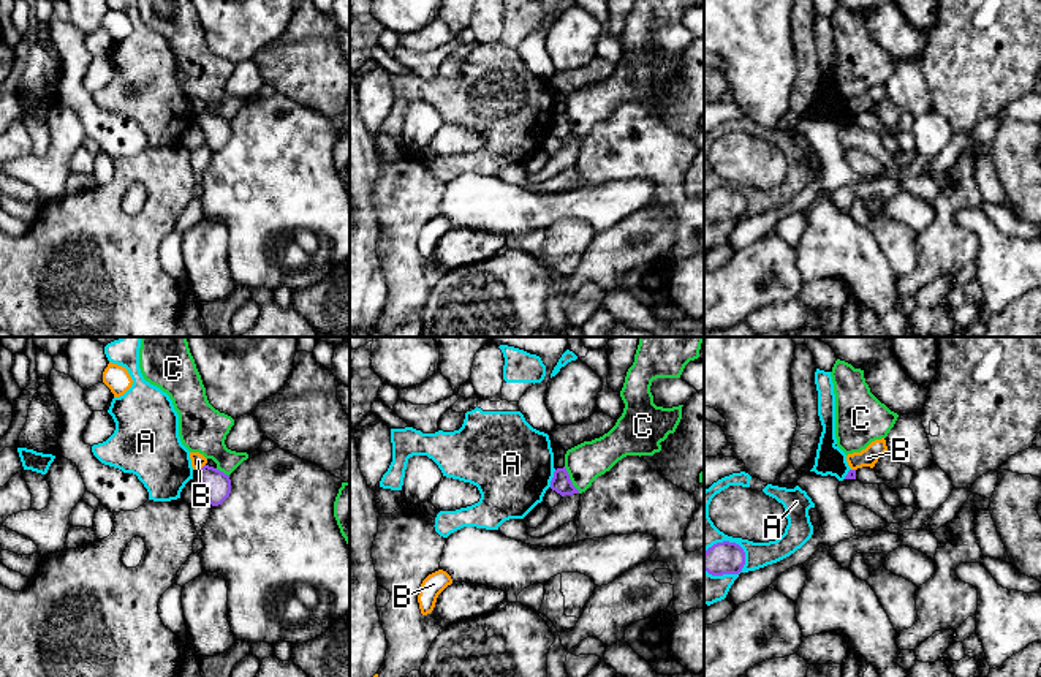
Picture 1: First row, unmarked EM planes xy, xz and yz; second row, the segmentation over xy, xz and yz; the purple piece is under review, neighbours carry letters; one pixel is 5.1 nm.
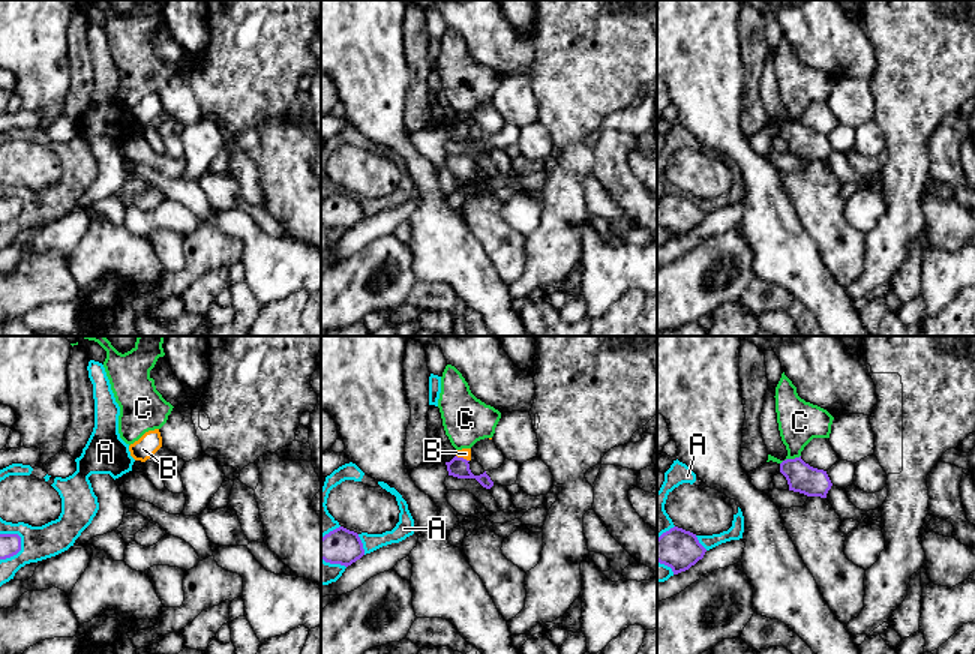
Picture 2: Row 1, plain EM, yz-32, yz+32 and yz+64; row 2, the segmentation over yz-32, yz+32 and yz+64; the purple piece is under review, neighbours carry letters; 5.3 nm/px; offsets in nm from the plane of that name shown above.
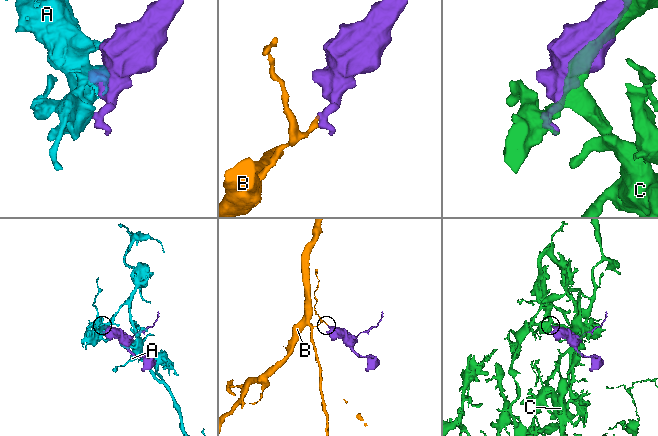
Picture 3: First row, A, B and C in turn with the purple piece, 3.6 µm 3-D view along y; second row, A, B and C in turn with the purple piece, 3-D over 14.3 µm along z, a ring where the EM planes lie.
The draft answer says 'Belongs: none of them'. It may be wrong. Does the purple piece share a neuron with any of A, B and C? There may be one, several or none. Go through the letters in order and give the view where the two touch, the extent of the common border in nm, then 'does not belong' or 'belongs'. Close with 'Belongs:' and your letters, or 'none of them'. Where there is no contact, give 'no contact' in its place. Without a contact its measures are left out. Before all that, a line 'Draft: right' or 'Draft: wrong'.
Draft: right
A: meets purple in yz; contact 240 nm long; does not belong
B: meets purple in xy; contact 50 nm long; does not belong
C: meets purple in xz; contact 160 nm long; does not belong
Belongs: none of them

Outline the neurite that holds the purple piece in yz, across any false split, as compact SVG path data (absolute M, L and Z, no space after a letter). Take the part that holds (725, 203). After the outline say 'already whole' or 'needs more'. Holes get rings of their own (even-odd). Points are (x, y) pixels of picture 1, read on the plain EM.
M717 188L704 198L704 217L712 221L739 220L744 210L745 198L736 188Z | already whole

